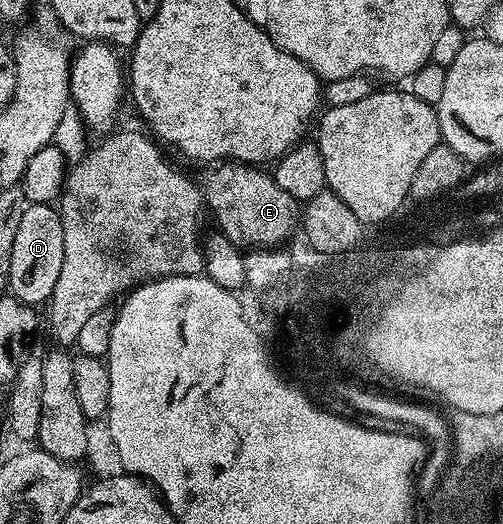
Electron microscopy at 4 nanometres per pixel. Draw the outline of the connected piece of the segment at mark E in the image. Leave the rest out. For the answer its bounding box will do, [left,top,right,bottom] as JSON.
[200,161,300,249]

